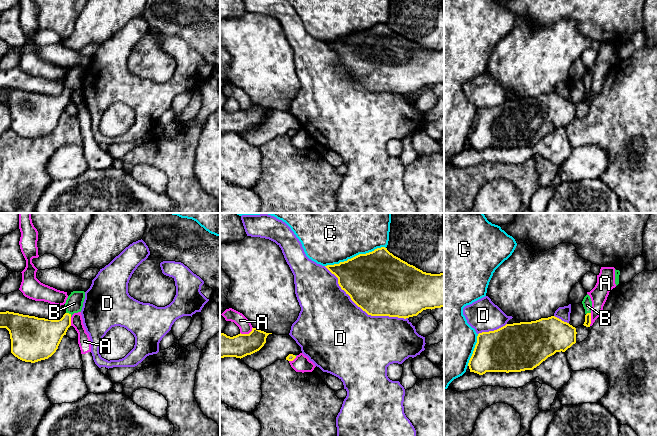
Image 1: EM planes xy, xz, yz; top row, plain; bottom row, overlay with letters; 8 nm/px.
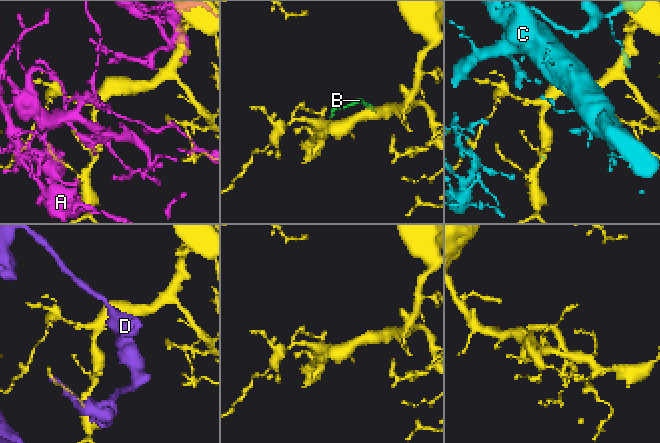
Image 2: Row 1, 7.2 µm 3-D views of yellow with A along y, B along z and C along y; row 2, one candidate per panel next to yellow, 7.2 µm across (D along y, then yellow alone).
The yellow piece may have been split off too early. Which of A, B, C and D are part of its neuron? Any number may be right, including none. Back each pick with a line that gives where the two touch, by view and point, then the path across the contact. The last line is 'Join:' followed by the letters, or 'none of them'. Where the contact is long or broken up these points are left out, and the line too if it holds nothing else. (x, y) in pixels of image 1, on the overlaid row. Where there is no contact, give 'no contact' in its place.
B: contact xy (69, 314); way xy (45, 334), (53, 331), (69, 314), (74, 303)
Join: B

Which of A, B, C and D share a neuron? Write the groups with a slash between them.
A / B / C / D

